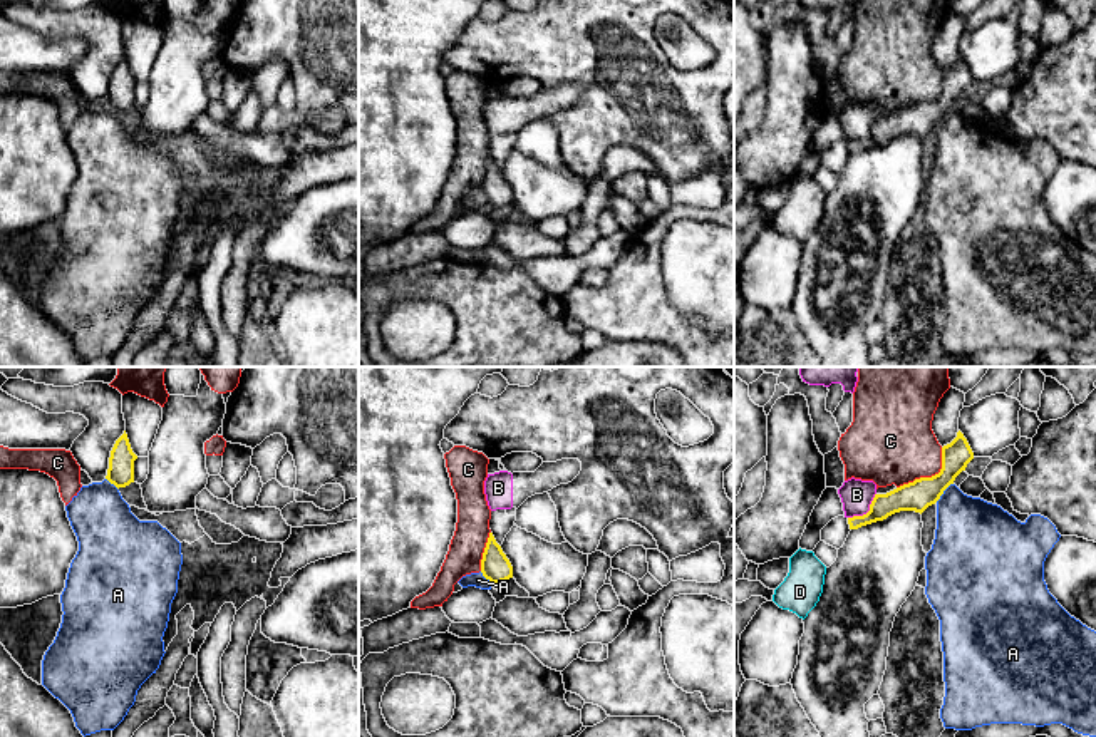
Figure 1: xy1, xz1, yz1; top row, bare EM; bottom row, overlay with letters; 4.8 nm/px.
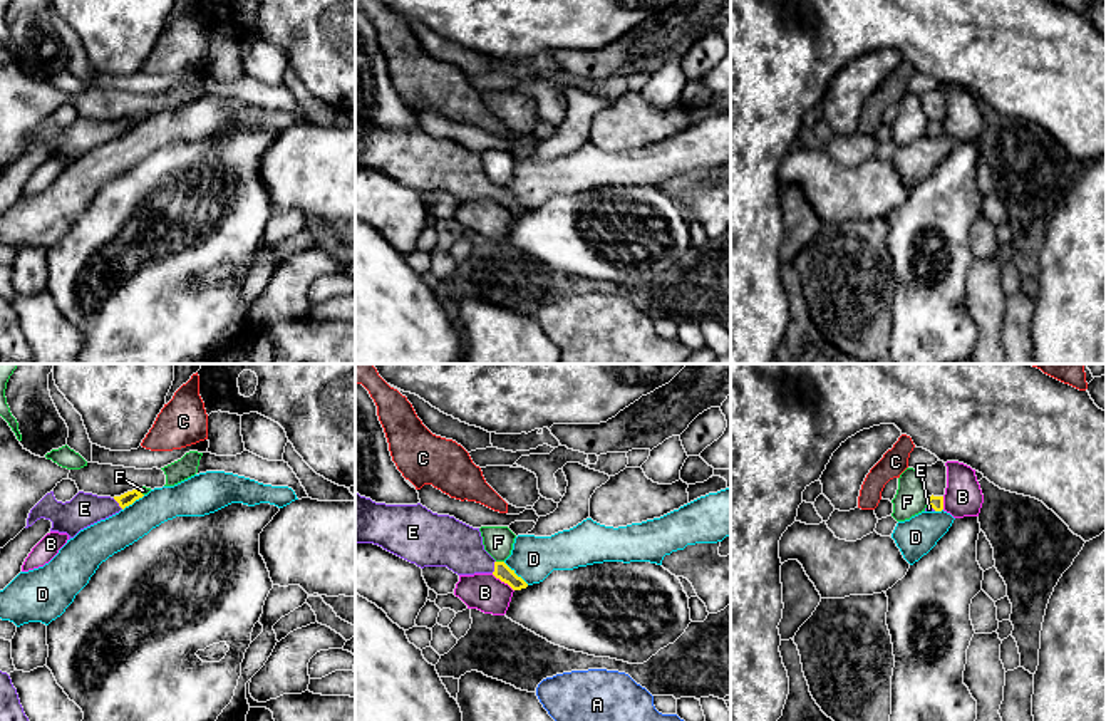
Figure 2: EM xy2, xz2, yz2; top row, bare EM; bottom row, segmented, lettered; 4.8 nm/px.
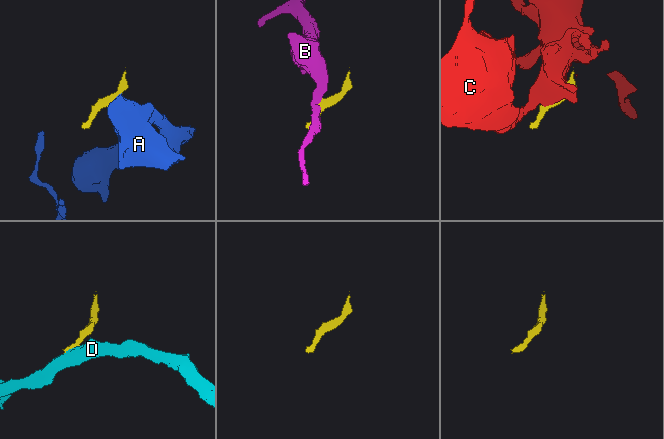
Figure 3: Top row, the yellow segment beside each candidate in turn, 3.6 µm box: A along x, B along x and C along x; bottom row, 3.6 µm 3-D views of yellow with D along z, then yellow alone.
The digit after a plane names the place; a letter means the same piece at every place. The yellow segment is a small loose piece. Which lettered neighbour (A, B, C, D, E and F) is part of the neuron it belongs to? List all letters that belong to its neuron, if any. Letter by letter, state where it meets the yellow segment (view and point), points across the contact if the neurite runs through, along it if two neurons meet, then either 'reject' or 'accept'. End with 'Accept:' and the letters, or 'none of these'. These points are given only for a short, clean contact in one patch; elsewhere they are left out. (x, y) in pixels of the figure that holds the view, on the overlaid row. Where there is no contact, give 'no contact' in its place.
A: meets yellow in yz1 at (942, 493); border along yz1 (952, 483), (935, 501); reject
B: meets yellow in yz1 at (868, 511); reject
C: meets yellow in yz1 at (929, 478); reject
D: meets yellow in xz2 at (515, 574); border along xz2 (503, 562), (528, 584); reject
E: meets yellow in xz2 at (495, 567); runs through xz2 (501, 570), (495, 567), (468, 557), (449, 542); accept
F: meets yellow in xz2 at (500, 562); reject
Accept: E

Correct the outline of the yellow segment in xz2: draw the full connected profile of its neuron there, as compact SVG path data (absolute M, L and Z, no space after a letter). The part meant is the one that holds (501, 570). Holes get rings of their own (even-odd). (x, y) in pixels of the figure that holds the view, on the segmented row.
M355 491L355 542L379 545L421 568L447 567L457 575L493 573L513 590L528 587L528 584L518 577L514 570L511 570L504 562L496 562L484 550L479 528L473 528L449 515L432 513L421 503L375 503Z

